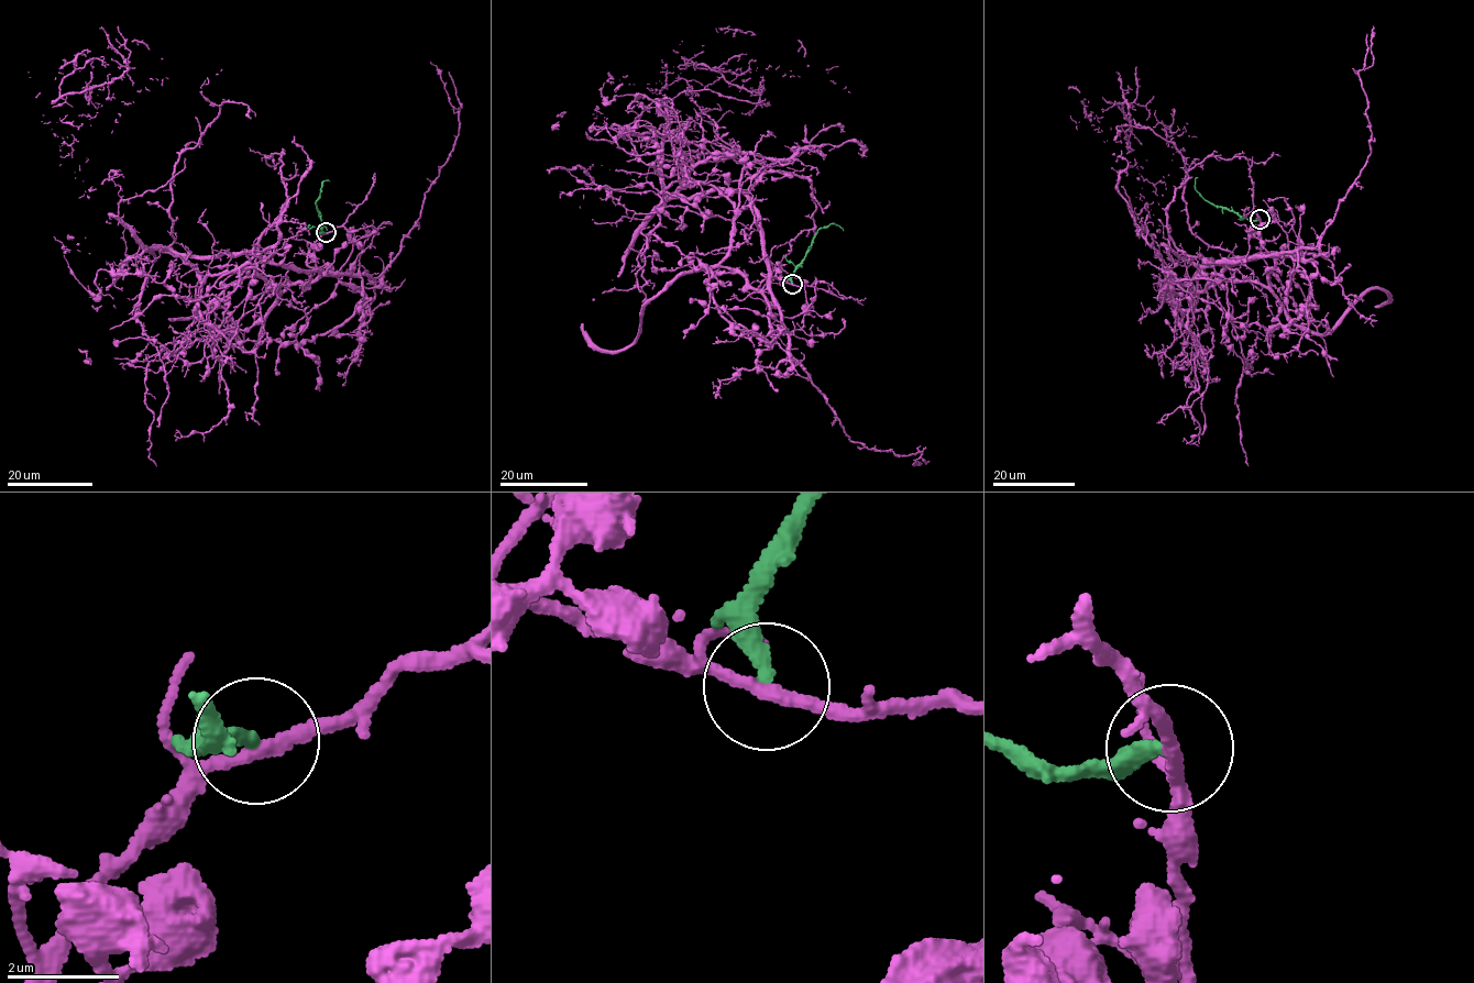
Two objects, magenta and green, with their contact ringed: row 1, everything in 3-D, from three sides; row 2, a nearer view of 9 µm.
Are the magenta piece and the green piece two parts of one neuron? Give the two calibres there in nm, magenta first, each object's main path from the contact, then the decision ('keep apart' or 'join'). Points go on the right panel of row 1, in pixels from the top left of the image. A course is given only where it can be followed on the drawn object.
calibres 220 and 260 nm; course magenta (1260, 219), (1260, 256), (1178, 260), (1147, 205), (1136, 225), (1156, 195), (1130, 116), (1104, 142), (1068, 88); course green (1260, 219), (1250, 221), (1209, 202), (1196, 189), (1197, 178); keep apart

